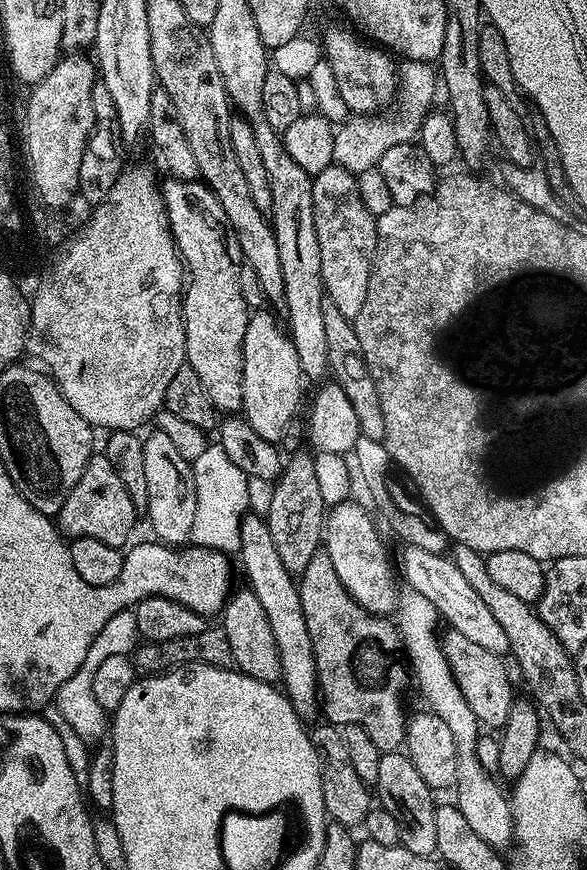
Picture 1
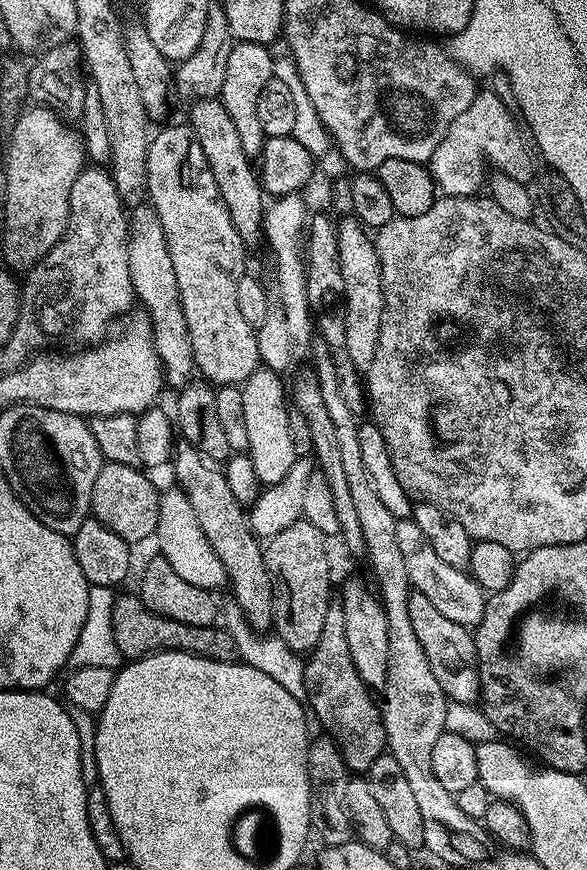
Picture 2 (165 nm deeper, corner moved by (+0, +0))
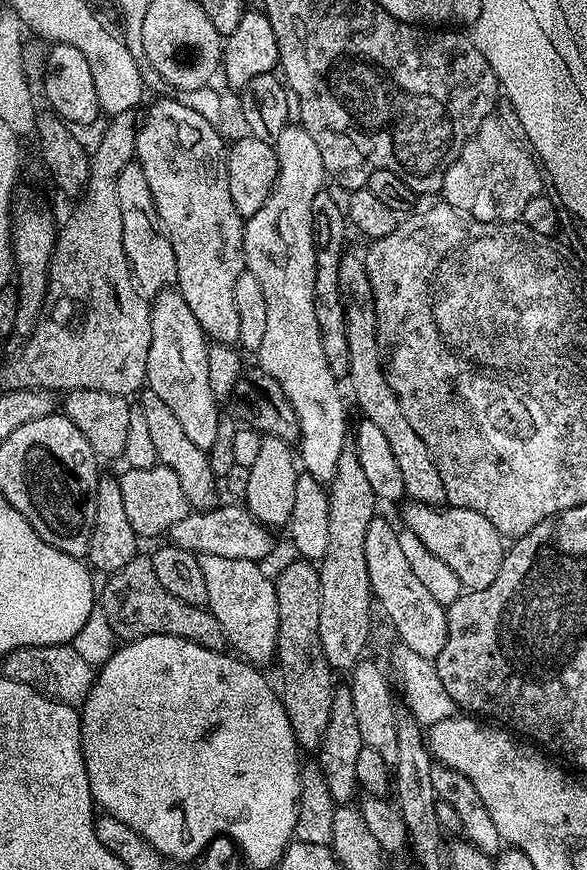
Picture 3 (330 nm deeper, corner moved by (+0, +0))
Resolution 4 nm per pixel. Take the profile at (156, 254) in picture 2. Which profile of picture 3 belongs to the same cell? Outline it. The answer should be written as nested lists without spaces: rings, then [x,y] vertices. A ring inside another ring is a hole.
[[[175,287],[155,293],[150,307],[150,349],[147,355],[145,380],[147,389],[165,402],[175,418],[185,428],[190,442],[204,451],[211,451],[217,440],[222,416],[218,414],[218,401],[212,394],[207,377],[207,353],[209,341],[198,326],[198,318],[186,306],[186,298]]]

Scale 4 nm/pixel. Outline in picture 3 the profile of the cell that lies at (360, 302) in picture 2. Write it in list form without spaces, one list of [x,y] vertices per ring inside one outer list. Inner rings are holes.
[[[346,448],[339,456],[335,478],[328,486],[328,501],[329,543],[317,567],[320,586],[318,630],[328,665],[336,672],[350,672],[363,659],[372,630],[374,597],[366,568],[365,542],[367,527],[378,510],[376,495],[362,471],[355,449]]]

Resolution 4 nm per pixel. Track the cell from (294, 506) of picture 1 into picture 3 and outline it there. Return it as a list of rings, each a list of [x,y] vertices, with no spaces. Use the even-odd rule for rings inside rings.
[[[297,558],[282,570],[274,583],[280,619],[275,659],[280,660],[284,709],[290,718],[290,730],[294,730],[297,745],[301,749],[316,750],[326,734],[326,722],[330,722],[334,691],[334,671],[324,657],[318,630],[320,586],[317,565]]]

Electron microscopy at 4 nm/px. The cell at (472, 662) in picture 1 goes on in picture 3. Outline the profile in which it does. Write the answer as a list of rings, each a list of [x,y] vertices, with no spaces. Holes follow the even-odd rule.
[[[376,514],[367,527],[365,542],[366,568],[369,570],[369,586],[375,603],[392,619],[392,628],[400,635],[399,643],[405,648],[414,650],[414,654],[422,654],[422,658],[435,661],[438,654],[442,654],[442,646],[446,646],[446,622],[448,614],[445,605],[436,601],[430,590],[414,574],[410,562],[402,551],[400,532],[388,520],[383,520],[382,515]]]

